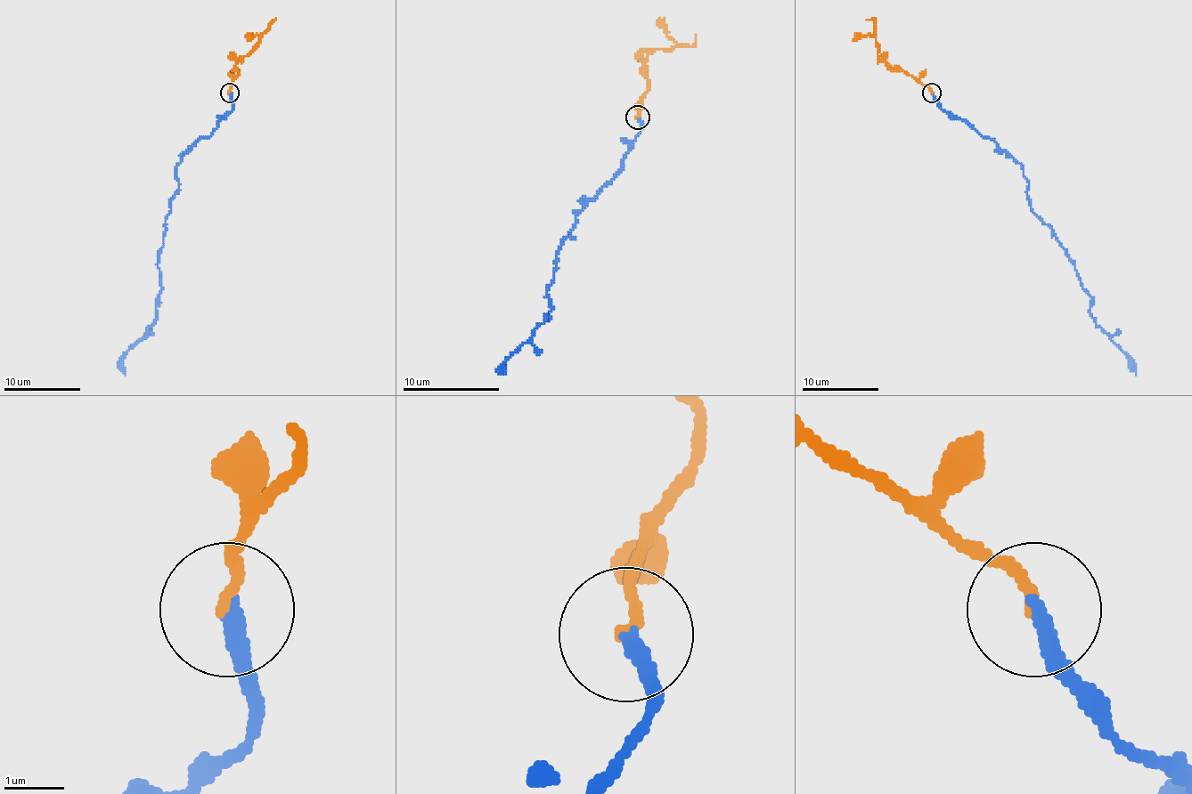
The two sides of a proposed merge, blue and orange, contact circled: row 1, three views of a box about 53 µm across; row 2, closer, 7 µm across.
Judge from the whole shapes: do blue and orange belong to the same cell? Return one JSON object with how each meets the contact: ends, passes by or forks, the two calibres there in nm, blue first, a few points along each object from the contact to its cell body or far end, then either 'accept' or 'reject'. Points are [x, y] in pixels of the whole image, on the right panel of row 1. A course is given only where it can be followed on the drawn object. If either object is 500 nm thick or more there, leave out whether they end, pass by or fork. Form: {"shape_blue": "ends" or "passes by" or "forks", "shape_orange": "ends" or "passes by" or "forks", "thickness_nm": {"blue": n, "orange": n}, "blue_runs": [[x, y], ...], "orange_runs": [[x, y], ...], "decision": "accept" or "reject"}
{"shape_blue": "ends", "shape_orange": "ends", "thickness_nm": {"blue": 320, "orange": 190}, "blue_runs": [[931, 93], [942, 109], [1021, 165], [1031, 208], [1074, 266], [1091, 298], [1089, 316], [1124, 352], [1136, 375]], "orange_runs": [[931, 93], [910, 75], [891, 69], [877, 56], [876, 21], [866, 20]], "decision": "accept"}

